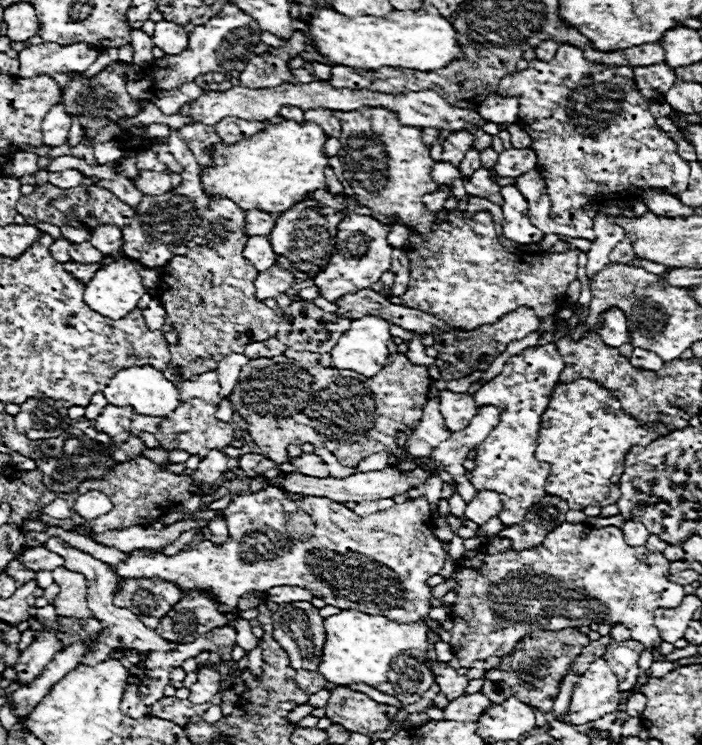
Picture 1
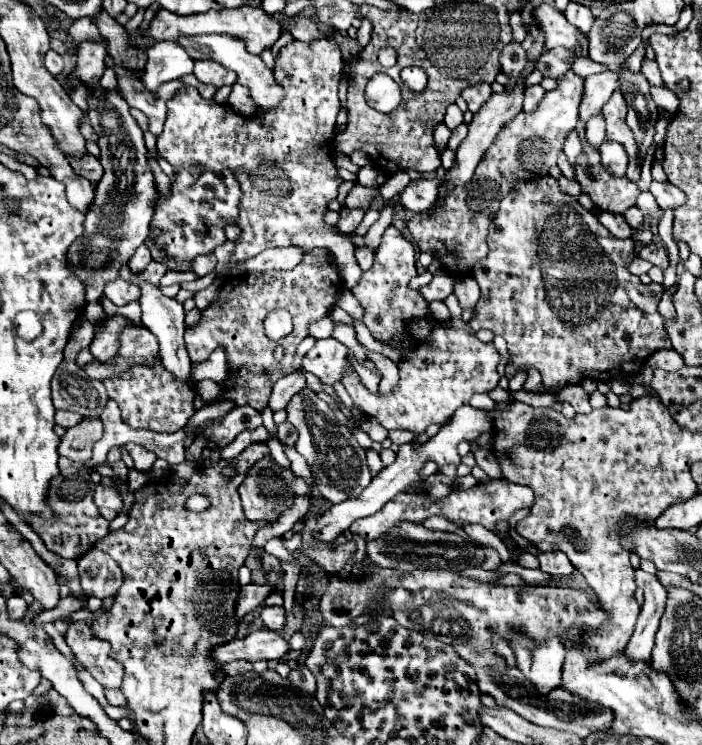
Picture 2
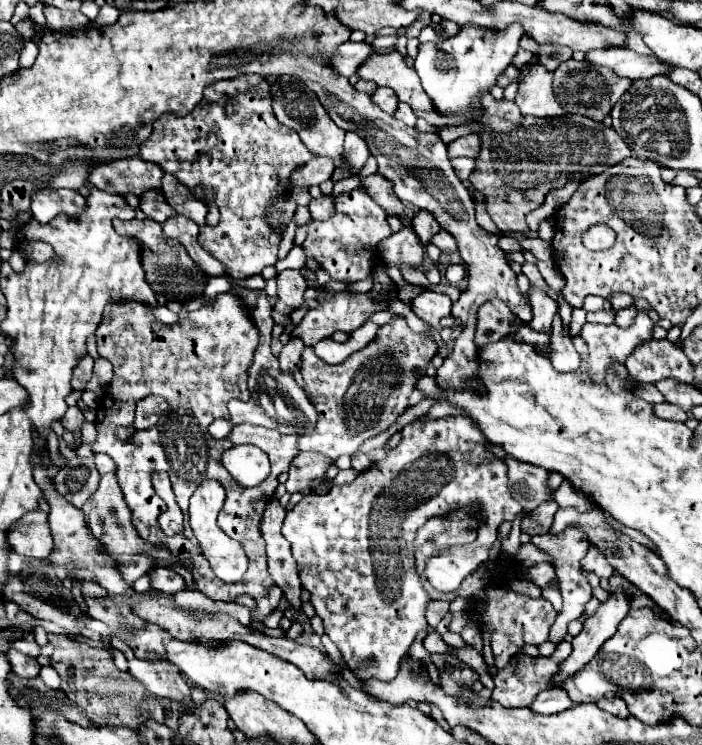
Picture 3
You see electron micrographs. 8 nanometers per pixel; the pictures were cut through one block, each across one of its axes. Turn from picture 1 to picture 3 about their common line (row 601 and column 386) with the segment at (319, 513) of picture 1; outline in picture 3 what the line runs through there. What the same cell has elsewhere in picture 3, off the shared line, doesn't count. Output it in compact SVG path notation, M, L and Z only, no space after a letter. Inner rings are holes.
M364 186L344 192L334 202L334 216L328 220L312 220L308 224L308 236L302 244L306 258L314 258L316 264L332 276L332 280L356 282L370 278L370 262L378 262L378 244L392 234L386 220L386 212L372 200ZM402 316L380 326L378 336L370 344L340 364L326 364L314 354L312 346L304 348L300 372L306 382L304 392L318 410L318 424L310 436L300 436L300 452L320 452L330 460L358 452L366 438L386 430L408 408L408 398L436 350L438 344L410 330Z

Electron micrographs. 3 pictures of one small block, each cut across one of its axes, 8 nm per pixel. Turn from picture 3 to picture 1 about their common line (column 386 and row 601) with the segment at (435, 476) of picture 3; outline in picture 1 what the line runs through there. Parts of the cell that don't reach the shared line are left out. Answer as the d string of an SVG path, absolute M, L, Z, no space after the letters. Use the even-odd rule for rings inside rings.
M564 522L552 530L540 546L526 550L512 550L510 546L512 540L490 536L476 554L464 554L454 562L456 586L452 592L456 594L456 602L450 606L450 620L454 622L450 644L454 654L460 652L460 656L468 656L468 664L490 656L506 656L518 640L534 630L564 630L590 626L594 622L624 624L630 628L634 640L642 642L644 648L654 648L662 644L662 638L658 638L658 630L654 628L654 610L678 606L686 596L680 584L666 578L668 560L662 552L650 552L644 546L628 546L622 530L614 526L596 530L586 524Z

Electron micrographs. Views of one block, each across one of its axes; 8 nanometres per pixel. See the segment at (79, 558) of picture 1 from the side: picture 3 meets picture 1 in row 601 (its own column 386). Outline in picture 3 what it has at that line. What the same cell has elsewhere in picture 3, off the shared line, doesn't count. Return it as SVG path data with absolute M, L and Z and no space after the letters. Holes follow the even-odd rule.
M376 88L376 92L372 94L372 100L384 110L384 112L394 112L396 110L396 104L398 104L398 98L392 90L388 88Z

